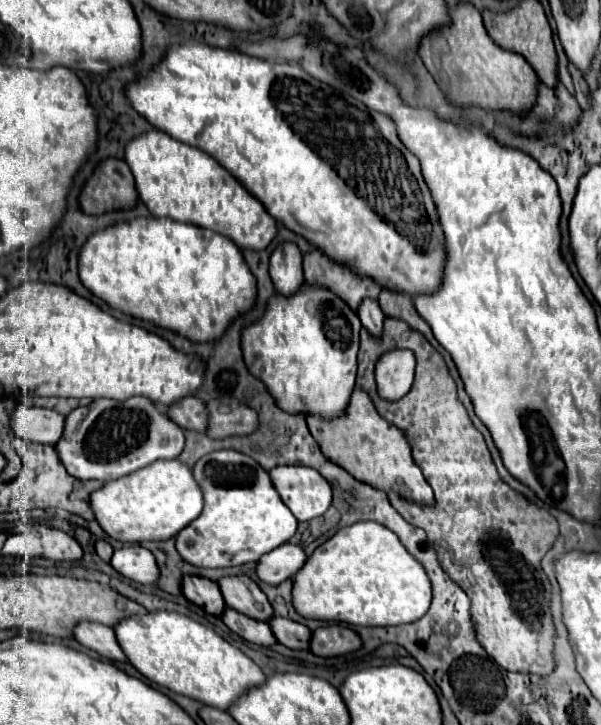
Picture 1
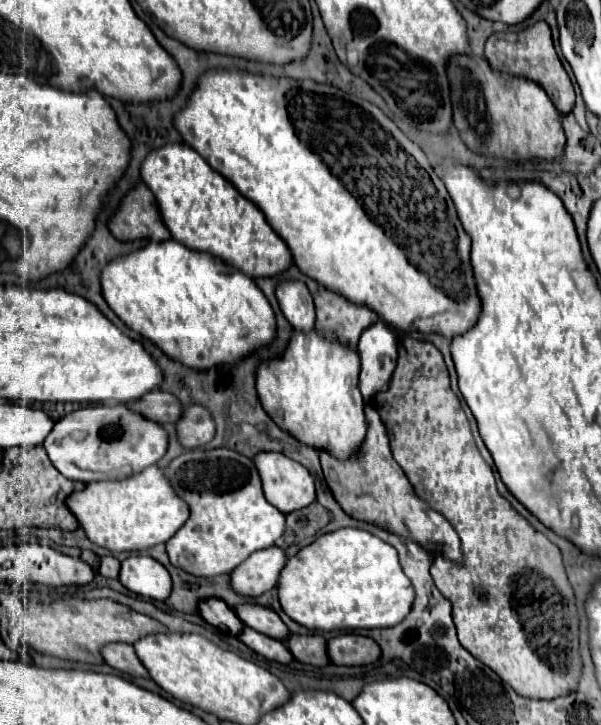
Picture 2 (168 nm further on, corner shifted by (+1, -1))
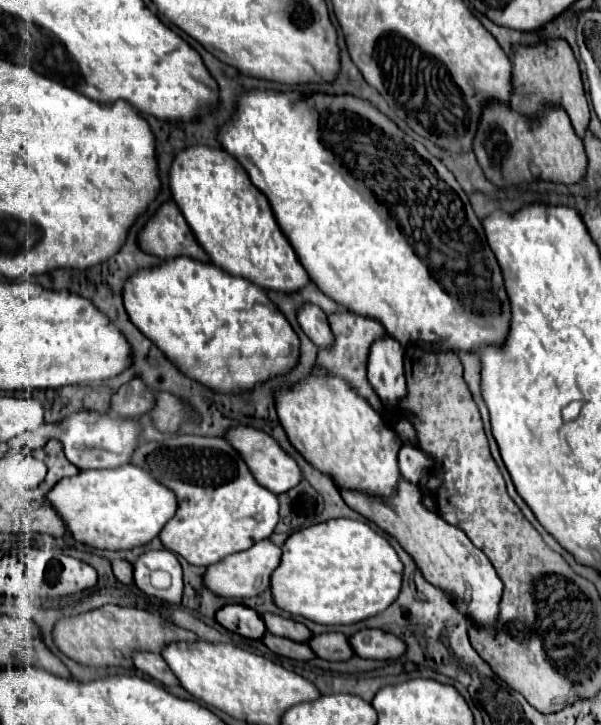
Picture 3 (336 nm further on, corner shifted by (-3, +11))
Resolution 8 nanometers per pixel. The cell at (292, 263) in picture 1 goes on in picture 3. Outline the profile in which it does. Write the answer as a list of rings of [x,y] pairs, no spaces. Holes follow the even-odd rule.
[[[303,304],[297,312],[297,320],[299,326],[303,328],[303,332],[309,336],[309,340],[315,346],[329,346],[333,344],[333,334],[329,332],[329,322],[327,322],[327,314],[313,304]]]

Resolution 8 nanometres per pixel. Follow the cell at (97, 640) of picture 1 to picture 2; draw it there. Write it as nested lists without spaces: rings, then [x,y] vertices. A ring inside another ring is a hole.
[[[107,644],[103,648],[103,658],[111,668],[119,672],[125,672],[133,678],[149,678],[149,672],[137,658],[135,648],[129,644]]]

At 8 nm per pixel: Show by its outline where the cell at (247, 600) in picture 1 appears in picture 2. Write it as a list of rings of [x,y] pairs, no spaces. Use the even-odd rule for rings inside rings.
[[[247,604],[247,606],[237,606],[235,614],[245,622],[245,626],[249,626],[249,628],[265,634],[265,636],[271,636],[275,640],[285,642],[287,636],[291,634],[287,630],[287,626],[281,622],[281,618],[271,608]]]

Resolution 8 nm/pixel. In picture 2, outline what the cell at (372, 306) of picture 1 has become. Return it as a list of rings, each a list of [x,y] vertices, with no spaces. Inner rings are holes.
[[[377,320],[361,334],[359,358],[359,388],[369,404],[373,392],[383,392],[389,388],[393,370],[397,366],[397,336],[381,320]]]

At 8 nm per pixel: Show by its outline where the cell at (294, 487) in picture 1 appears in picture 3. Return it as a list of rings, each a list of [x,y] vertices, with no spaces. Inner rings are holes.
[[[237,426],[227,434],[227,440],[233,444],[233,448],[237,448],[237,452],[241,452],[241,456],[245,456],[245,460],[249,464],[249,470],[253,472],[255,480],[261,486],[269,488],[273,494],[285,494],[303,480],[303,472],[301,472],[299,464],[277,444],[277,440],[273,440],[263,430]]]

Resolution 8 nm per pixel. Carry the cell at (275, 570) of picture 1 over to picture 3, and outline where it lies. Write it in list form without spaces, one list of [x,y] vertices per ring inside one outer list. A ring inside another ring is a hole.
[[[269,538],[253,544],[249,550],[227,556],[227,560],[221,560],[213,566],[207,568],[205,572],[205,582],[209,584],[209,590],[217,592],[219,596],[229,596],[229,598],[249,598],[261,594],[269,586],[269,578],[273,570],[281,562],[281,546],[273,544]]]

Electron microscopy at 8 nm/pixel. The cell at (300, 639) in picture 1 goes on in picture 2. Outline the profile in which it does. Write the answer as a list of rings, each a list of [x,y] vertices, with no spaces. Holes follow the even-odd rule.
[[[315,634],[315,636],[289,636],[287,646],[289,646],[291,654],[303,664],[311,664],[311,666],[331,664],[329,654],[327,654],[327,640],[319,634]]]

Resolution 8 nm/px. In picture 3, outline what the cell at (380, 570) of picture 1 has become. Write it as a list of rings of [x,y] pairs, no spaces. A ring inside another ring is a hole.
[[[335,518],[309,528],[303,528],[283,544],[281,564],[271,576],[273,600],[279,608],[293,616],[303,616],[317,624],[355,624],[387,610],[399,596],[403,584],[403,564],[393,546],[375,532],[367,522]]]

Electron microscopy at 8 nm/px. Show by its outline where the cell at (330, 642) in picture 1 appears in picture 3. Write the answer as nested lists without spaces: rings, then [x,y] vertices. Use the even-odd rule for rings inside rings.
[[[373,628],[355,632],[349,638],[349,644],[357,656],[373,658],[373,660],[399,658],[405,652],[405,644],[401,644],[397,636],[383,630],[373,630]]]

